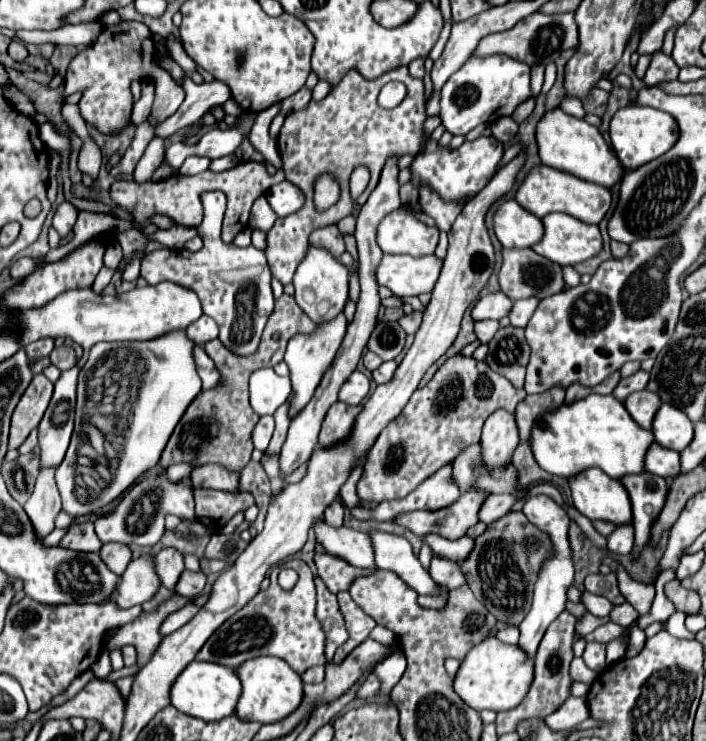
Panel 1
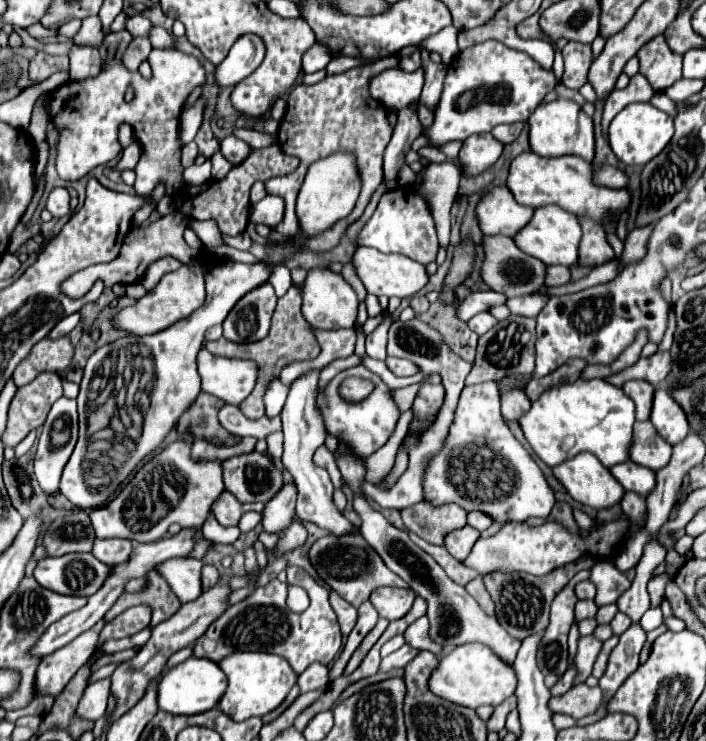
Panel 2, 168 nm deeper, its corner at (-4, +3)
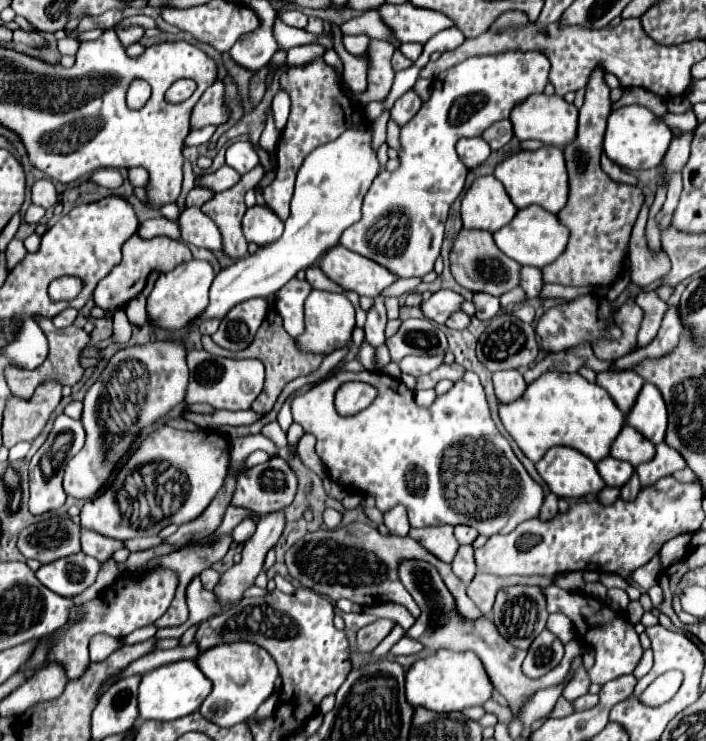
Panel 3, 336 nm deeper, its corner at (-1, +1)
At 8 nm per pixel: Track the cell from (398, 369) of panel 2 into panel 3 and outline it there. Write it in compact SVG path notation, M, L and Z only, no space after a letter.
M405 357L399 361L399 367L403 373L409 373L413 377L419 377L423 373L431 373L433 369L437 369L443 363L443 359L437 357Z

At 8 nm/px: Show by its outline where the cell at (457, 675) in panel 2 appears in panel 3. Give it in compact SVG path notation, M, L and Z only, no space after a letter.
M435 651L429 657L423 657L411 665L407 671L407 703L411 707L425 707L437 713L463 711L465 707L483 705L491 699L493 685L483 669L481 659L475 653L455 653L455 651Z

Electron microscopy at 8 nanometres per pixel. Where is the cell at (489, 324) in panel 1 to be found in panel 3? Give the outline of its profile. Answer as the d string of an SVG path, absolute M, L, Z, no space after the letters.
M455 311L455 315L451 315L451 317L445 321L445 325L447 325L449 329L465 329L465 327L469 325L469 315L465 315L465 313L461 313L461 311Z

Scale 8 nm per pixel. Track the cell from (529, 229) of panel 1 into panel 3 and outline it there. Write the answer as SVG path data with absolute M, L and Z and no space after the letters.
M493 175L477 177L461 201L465 229L485 229L495 233L505 227L515 213L517 207L513 207L505 187L501 187Z

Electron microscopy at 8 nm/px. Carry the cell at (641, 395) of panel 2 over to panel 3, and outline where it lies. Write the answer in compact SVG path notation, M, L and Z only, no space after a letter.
M603 371L603 373L597 373L597 385L601 385L611 395L615 405L623 413L627 413L633 407L633 401L637 399L643 383L645 381L635 371Z

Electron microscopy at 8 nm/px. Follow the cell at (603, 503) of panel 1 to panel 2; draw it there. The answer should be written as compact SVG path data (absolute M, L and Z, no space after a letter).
M578 453L572 461L556 465L554 475L574 501L596 511L614 507L624 497L624 487L592 453Z

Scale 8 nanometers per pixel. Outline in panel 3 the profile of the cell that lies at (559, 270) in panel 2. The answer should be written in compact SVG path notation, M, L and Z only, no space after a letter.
M523 266L520 271L520 287L525 292L527 301L537 297L537 291L541 289L543 281L541 281L541 269L531 266Z

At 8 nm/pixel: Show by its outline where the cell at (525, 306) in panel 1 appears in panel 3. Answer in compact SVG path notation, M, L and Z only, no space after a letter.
M473 293L473 305L475 317L481 321L487 321L499 313L499 299L491 297L489 293Z

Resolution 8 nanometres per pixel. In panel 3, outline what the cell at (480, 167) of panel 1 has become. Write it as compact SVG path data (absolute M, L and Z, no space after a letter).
M471 137L471 139L459 139L457 141L457 155L463 161L467 169L479 167L491 153L489 145L481 137Z

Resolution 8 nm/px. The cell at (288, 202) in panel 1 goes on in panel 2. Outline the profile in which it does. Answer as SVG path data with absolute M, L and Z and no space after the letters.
M266 195L260 203L252 205L250 211L250 221L254 223L264 223L268 227L276 227L284 215L284 199L276 195Z

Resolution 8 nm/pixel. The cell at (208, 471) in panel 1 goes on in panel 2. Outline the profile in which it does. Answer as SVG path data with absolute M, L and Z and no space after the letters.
M252 451L222 461L224 487L240 501L270 501L284 485L282 473L272 465L266 455Z

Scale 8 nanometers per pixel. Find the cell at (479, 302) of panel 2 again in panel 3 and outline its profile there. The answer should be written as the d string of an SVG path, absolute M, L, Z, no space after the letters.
M437 291L431 295L431 299L421 301L419 309L423 313L423 317L443 325L447 321L447 317L459 309L459 305L463 303L463 297L455 291Z

